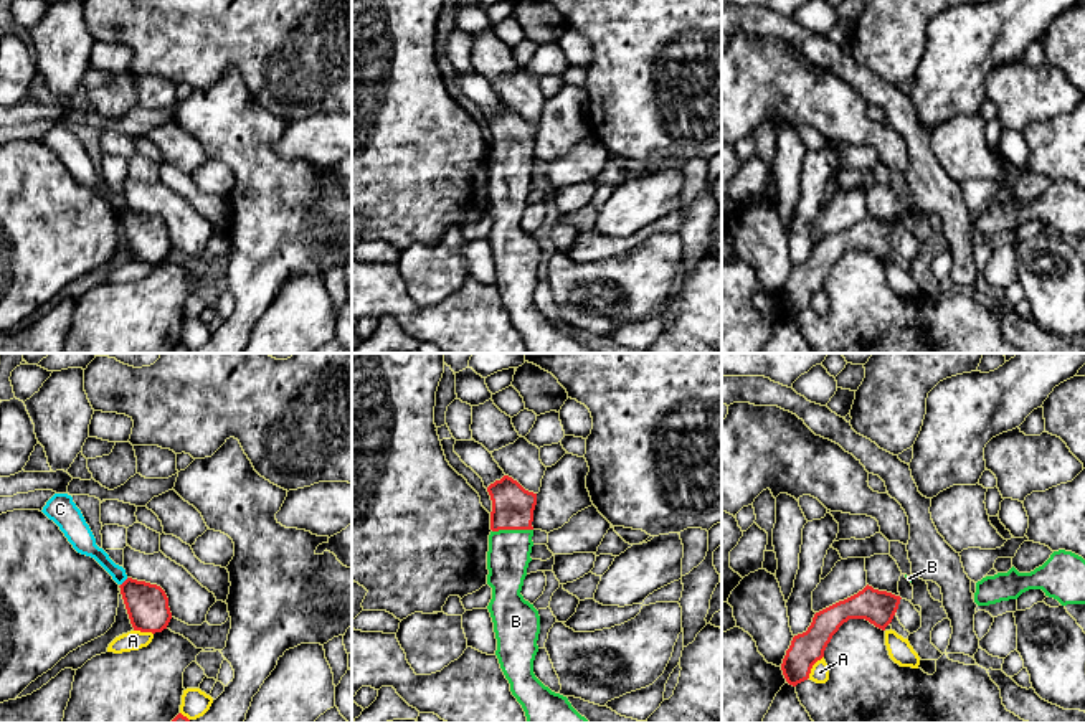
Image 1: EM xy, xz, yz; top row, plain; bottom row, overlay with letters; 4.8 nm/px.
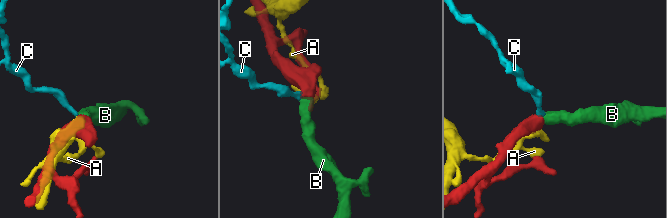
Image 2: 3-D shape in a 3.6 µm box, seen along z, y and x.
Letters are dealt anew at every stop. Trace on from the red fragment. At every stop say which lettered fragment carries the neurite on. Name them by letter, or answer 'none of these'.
B

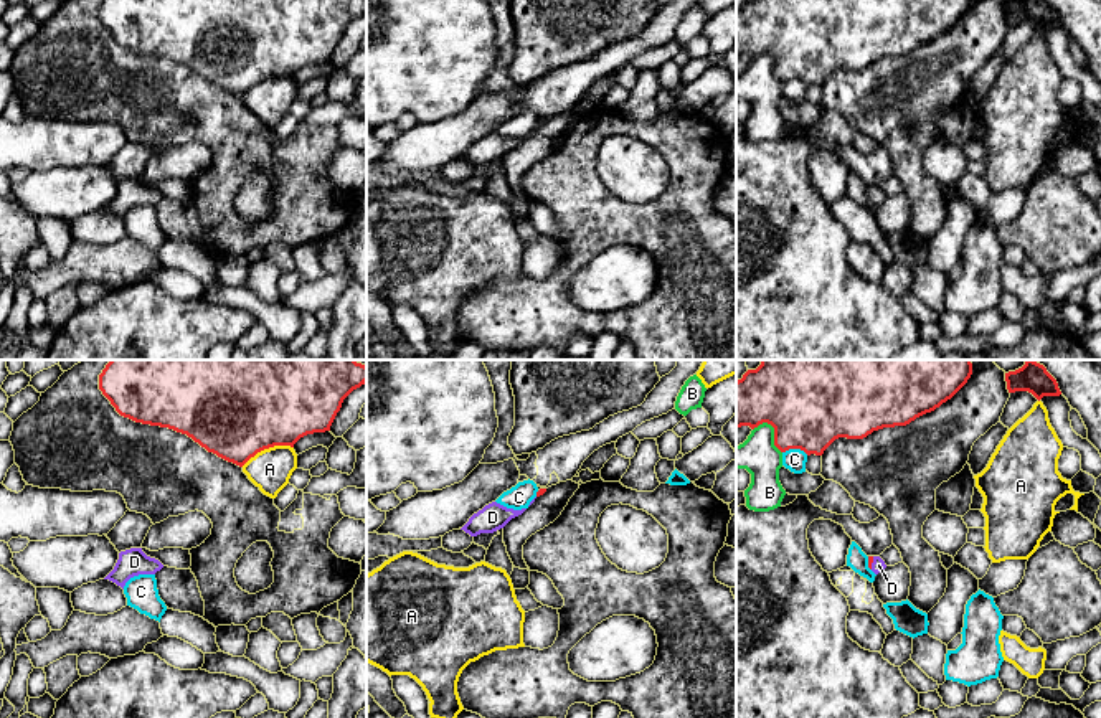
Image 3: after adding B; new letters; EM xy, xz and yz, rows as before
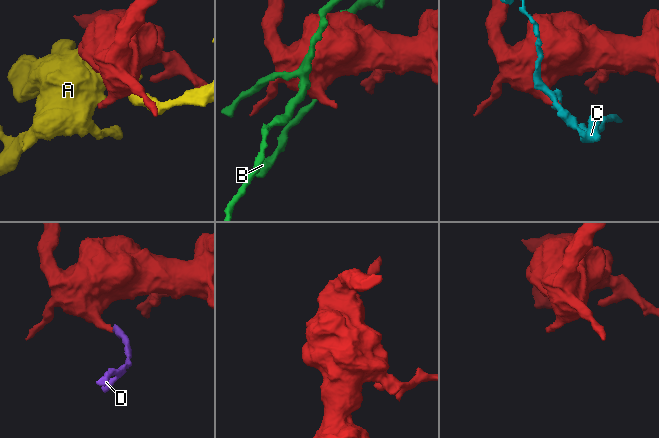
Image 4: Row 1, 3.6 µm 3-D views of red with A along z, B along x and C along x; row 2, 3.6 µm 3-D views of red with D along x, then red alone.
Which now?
D

